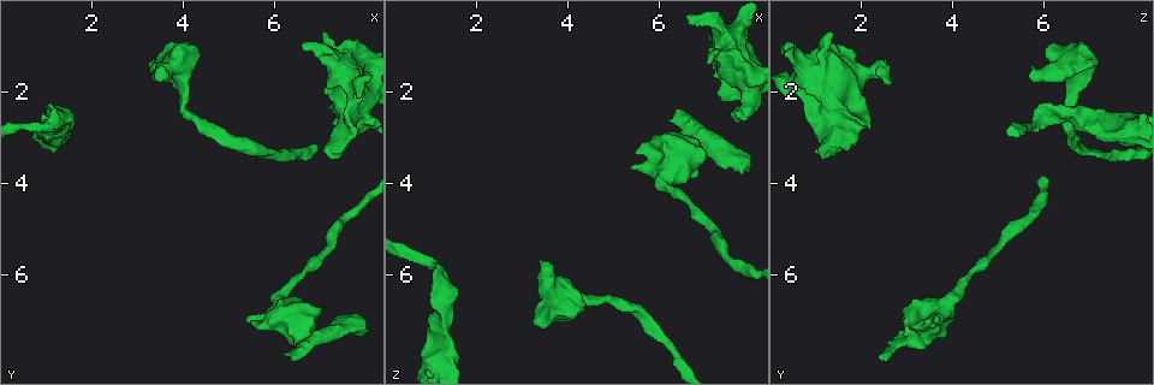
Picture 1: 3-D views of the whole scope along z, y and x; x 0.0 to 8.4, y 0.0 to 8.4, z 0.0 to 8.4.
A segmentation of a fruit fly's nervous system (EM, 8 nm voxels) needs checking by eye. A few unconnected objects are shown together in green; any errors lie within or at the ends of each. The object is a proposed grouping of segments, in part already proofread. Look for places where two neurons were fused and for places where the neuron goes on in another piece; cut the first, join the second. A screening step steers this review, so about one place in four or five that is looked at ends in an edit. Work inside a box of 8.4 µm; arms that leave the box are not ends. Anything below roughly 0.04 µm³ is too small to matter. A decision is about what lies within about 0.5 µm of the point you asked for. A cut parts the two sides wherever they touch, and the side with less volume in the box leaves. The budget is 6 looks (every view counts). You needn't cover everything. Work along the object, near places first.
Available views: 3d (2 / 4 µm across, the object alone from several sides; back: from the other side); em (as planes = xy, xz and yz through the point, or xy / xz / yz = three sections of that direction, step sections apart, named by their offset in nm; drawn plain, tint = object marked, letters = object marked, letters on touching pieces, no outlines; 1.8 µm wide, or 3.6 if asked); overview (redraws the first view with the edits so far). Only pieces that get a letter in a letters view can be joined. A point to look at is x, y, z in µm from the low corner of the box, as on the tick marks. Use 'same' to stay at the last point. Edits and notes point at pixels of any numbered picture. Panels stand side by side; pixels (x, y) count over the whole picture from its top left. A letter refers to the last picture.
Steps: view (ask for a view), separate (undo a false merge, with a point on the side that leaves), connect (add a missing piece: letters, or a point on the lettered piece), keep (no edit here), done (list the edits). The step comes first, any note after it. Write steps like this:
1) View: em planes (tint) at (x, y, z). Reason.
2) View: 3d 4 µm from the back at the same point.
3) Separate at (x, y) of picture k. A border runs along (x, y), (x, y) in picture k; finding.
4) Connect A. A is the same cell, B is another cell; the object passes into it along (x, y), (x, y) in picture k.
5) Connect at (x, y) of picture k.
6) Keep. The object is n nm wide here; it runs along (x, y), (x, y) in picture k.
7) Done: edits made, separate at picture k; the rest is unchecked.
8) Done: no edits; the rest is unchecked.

View: em planes (tint) at (1.15, 2.40, 5.80).

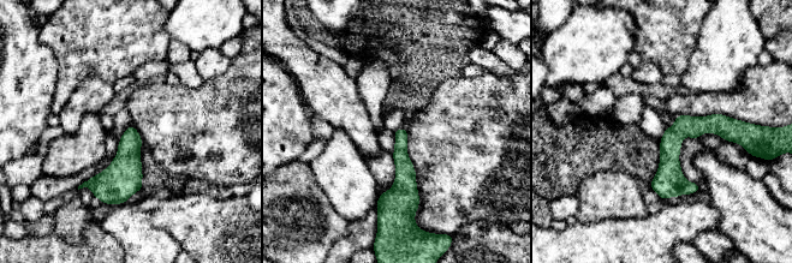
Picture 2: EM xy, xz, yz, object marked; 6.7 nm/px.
View: em planes (letters) at the same point.

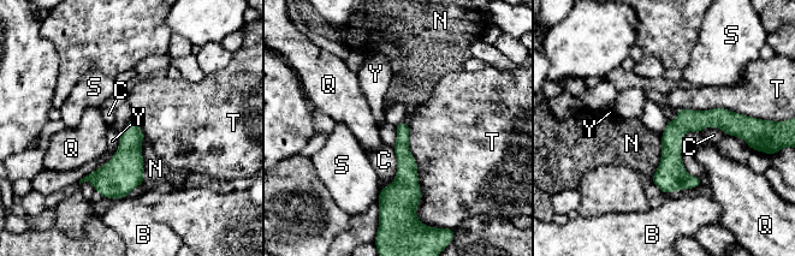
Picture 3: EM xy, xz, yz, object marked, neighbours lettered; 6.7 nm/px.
Keep. B, C, N, Q, S, T and Y are other cells; it runs along (740, 119), (688, 120), (654, 179) in picture 3; none of them fits.

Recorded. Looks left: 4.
View: em 3.6 µm xy step 4 (tint) at (3.30, 1.40, 7.05). Stops while still wide.

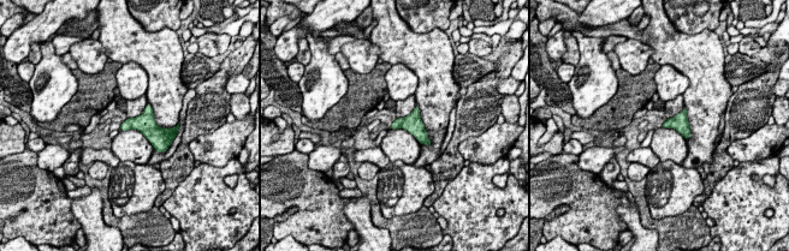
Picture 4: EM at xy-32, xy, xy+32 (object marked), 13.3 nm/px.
View: em 3.6 µm planes (letters) at the same point. Another direction.

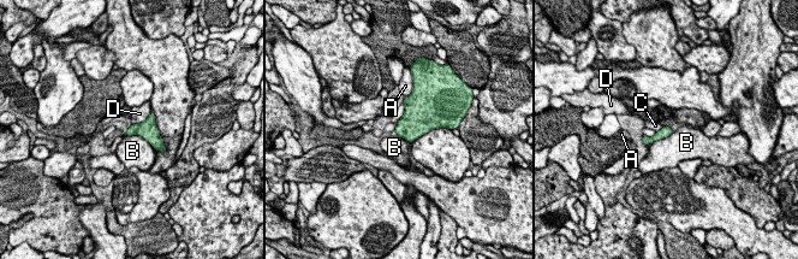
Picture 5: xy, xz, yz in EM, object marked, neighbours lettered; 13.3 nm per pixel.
Keep. A, B, C and D are other cells; no lettered piece goes on from it.

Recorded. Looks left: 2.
View: em xz step 16 (letters) at (7.15, 3.40, 1.10). Thick end.

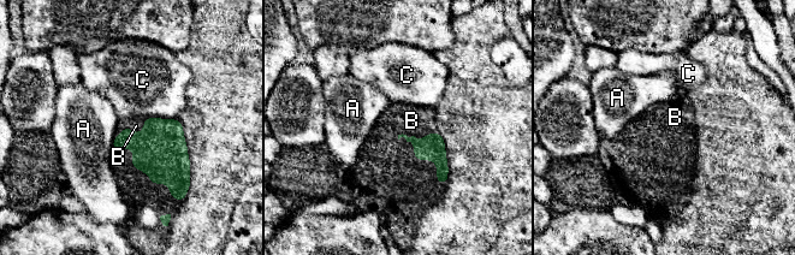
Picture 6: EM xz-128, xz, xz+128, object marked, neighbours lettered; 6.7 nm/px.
View: em planes (letters) at the same point. Another direction.

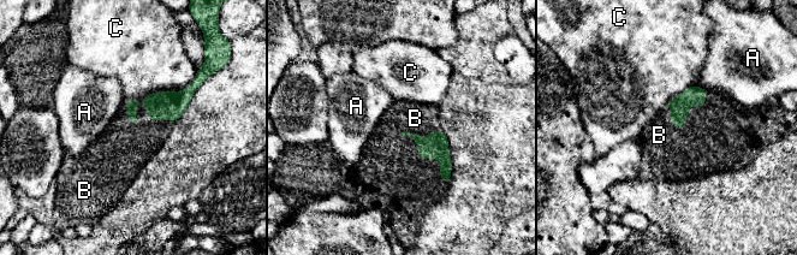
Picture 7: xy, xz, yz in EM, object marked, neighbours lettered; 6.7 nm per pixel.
Connect B. B is the same cell, A and C are other cells; the object passes into it along (131, 104), (138, 99), (144, 135) in picture 7; it goes on there.

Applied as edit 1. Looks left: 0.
Done: edits made, connect at picture 7; the rest is unchecked.

